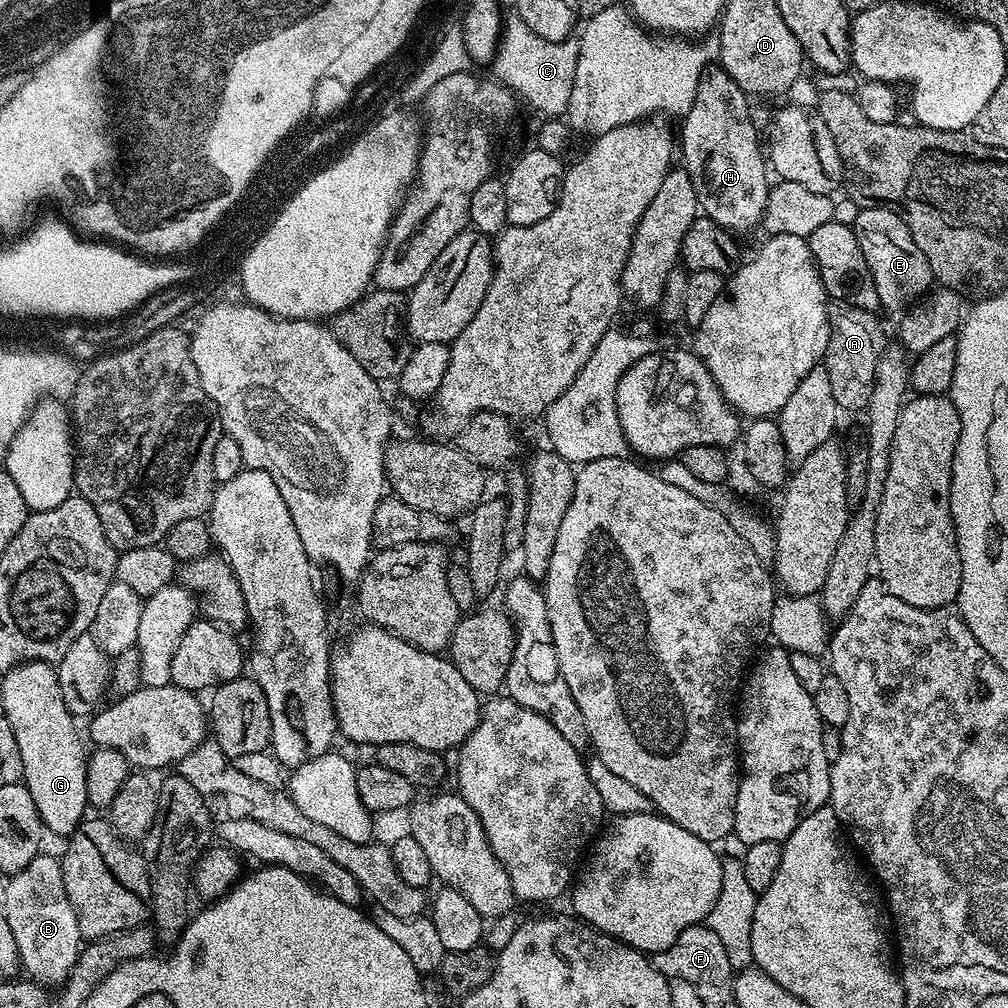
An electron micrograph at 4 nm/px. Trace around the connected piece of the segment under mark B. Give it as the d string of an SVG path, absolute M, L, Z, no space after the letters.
M38 855L23 870L11 873L7 880L2 914L14 933L21 969L41 986L63 984L80 957L82 937L74 906L66 898L59 859Z

